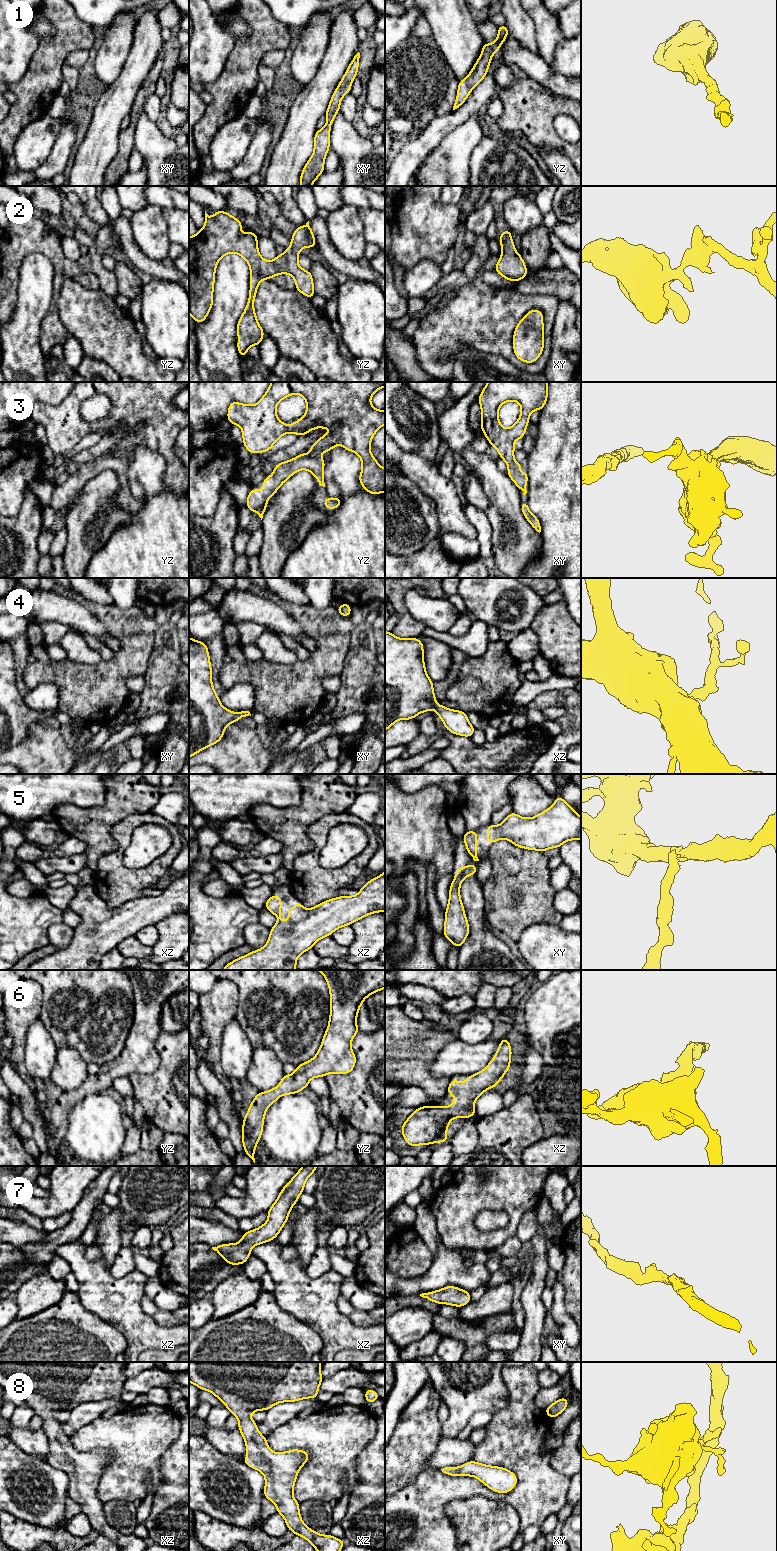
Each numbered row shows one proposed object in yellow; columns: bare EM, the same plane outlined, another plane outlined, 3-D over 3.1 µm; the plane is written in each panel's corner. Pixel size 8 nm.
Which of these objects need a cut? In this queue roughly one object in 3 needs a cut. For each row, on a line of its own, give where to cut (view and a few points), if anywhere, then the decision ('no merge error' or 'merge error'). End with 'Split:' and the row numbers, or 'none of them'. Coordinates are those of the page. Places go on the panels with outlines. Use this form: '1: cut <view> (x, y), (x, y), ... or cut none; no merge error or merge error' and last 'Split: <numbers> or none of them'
1: cut none; no merge error
2: cut none; no merge error
3: cut none; no merge error
4: cut none; no merge error
5: cut none; no merge error
6: cut none; no merge error
7: cut none; no merge error
8: cut none; no merge error
Split: none of them

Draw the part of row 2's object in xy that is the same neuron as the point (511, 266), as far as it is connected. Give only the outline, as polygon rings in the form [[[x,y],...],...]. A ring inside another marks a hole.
[[[504,230],[499,236],[502,255],[495,266],[495,271],[512,282],[527,277],[527,267],[519,253],[516,252],[511,230]]]

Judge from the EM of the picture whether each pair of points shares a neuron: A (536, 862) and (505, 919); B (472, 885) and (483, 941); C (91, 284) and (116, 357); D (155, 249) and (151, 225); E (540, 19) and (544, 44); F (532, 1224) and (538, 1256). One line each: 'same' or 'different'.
A: same
B: same
C: different
D: same
E: same
F: different

